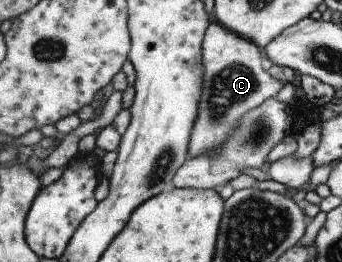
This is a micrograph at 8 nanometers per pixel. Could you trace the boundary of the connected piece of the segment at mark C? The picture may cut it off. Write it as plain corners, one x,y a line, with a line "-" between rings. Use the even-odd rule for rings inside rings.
211,20
204,30
201,43
201,62
203,65
203,84
187,145
188,157
220,151
221,143
232,131
236,122
249,109
261,101
275,96
285,84
272,78
260,67
262,56
260,48
253,42
237,36
232,30

